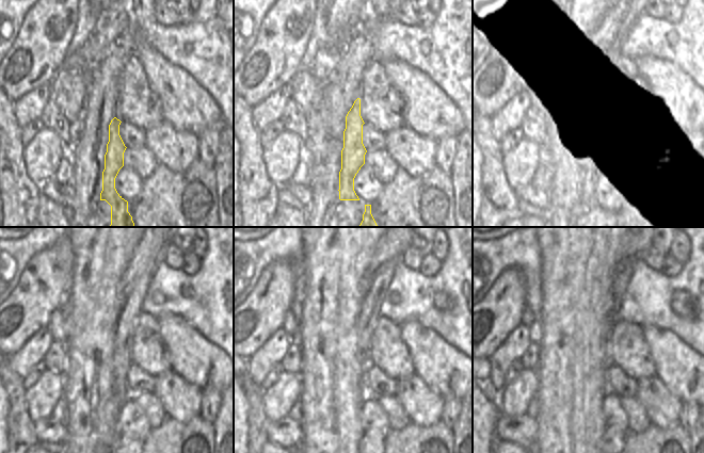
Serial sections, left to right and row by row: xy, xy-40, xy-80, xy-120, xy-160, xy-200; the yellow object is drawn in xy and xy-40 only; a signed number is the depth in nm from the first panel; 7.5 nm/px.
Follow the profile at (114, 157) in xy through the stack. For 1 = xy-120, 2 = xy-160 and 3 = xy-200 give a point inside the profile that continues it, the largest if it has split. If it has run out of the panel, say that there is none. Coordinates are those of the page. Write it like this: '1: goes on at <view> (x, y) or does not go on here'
1: goes on at xy-120 (131, 308)
2: goes on at xy-160 (369, 313)
3: goes on at xy-200 (621, 277)

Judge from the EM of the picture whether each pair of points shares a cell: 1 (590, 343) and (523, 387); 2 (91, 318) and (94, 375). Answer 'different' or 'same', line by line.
1: different
2: same

